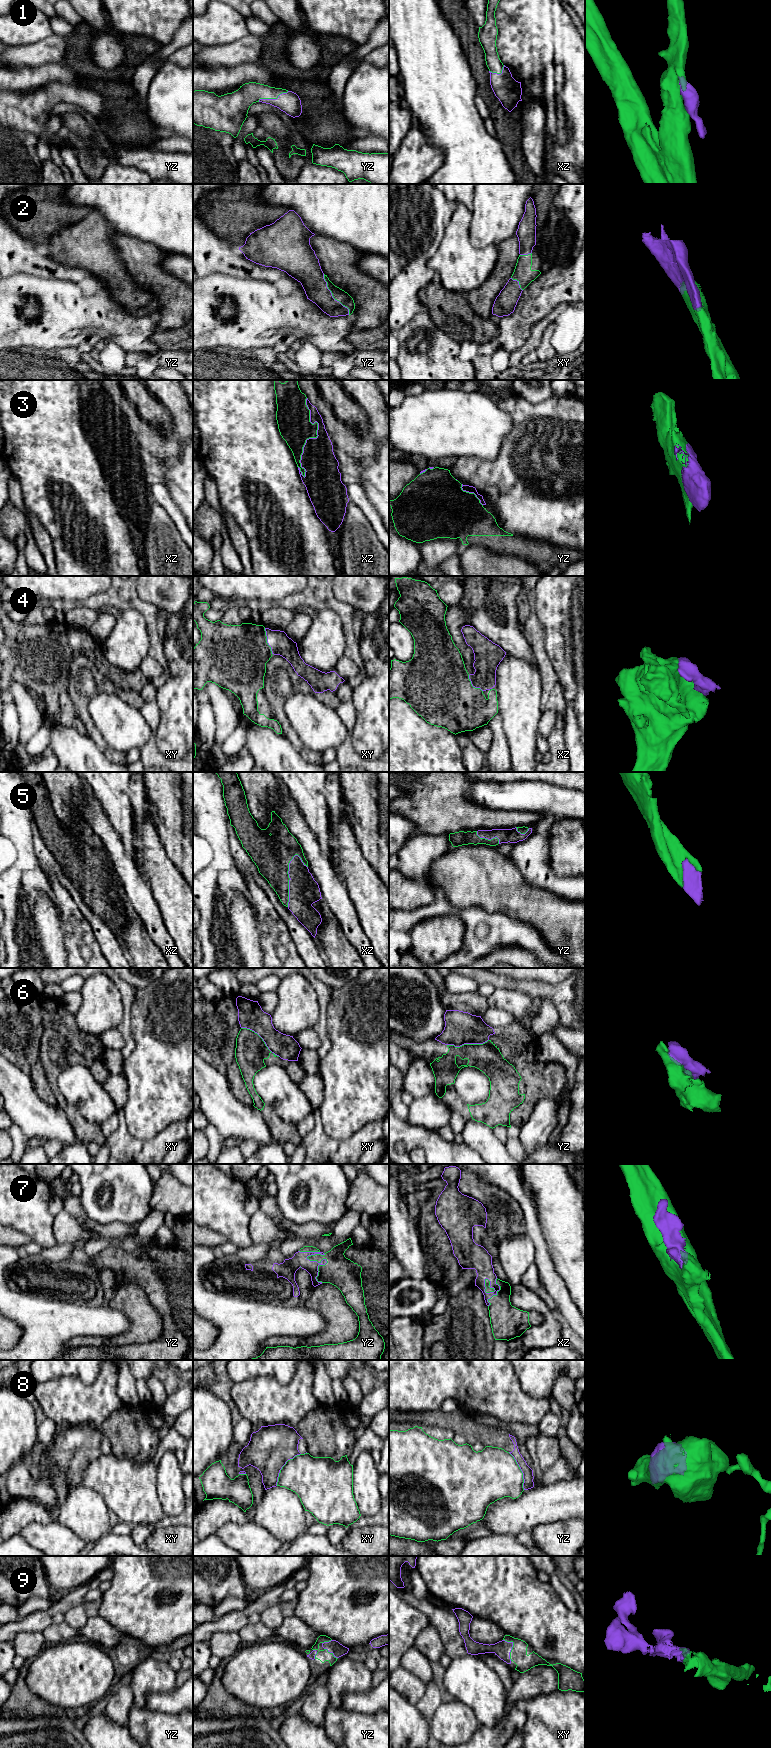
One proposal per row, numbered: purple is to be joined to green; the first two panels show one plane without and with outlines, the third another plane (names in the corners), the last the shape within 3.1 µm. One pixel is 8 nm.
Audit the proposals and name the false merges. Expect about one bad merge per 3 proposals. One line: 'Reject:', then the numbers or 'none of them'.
Reject: 6, 8

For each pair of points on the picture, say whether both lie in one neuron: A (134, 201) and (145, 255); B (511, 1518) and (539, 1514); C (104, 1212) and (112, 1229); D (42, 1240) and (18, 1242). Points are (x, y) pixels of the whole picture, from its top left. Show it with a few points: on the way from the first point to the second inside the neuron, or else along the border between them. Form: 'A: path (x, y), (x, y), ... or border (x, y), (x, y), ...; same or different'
A: border (119, 234), (138, 237), (153, 243), (163, 250); different
B: path (518, 1514), (532, 1514); same
C: border (87, 1215), (102, 1224), (111, 1222), (133, 1223); different
D: border (12, 1227), (27, 1234), (33, 1240); different

